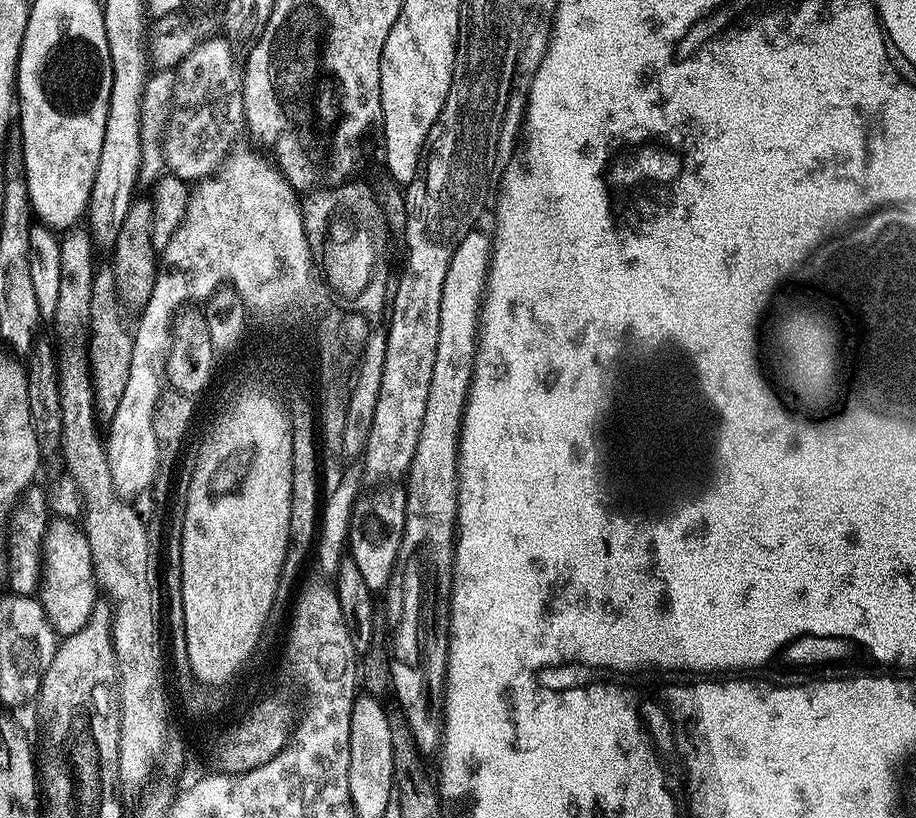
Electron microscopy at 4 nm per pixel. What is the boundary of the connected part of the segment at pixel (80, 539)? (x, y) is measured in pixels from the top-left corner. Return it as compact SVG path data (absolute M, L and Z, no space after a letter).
M49 519L40 550L40 579L38 599L52 627L61 637L80 630L98 602L98 585L92 569L90 542L75 519Z

